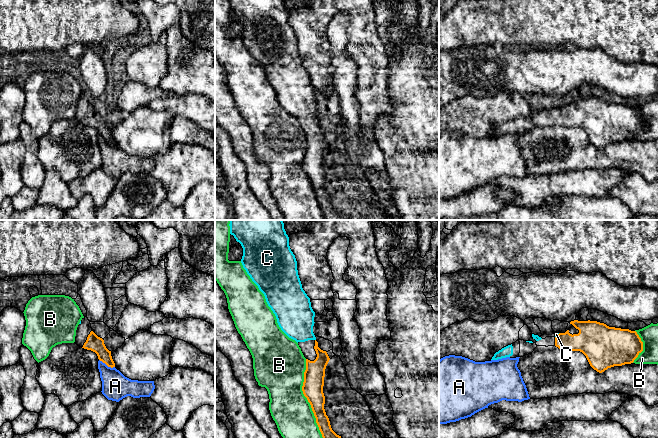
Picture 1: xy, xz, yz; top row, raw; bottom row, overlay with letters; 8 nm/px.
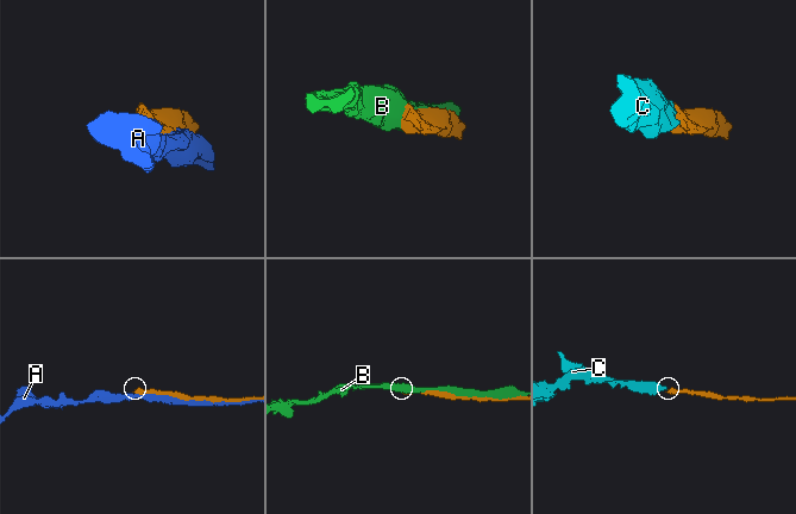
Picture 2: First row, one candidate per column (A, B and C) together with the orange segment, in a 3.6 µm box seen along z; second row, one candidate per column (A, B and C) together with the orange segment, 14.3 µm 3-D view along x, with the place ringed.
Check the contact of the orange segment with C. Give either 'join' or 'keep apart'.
join

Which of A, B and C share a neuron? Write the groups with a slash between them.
A / B / C

